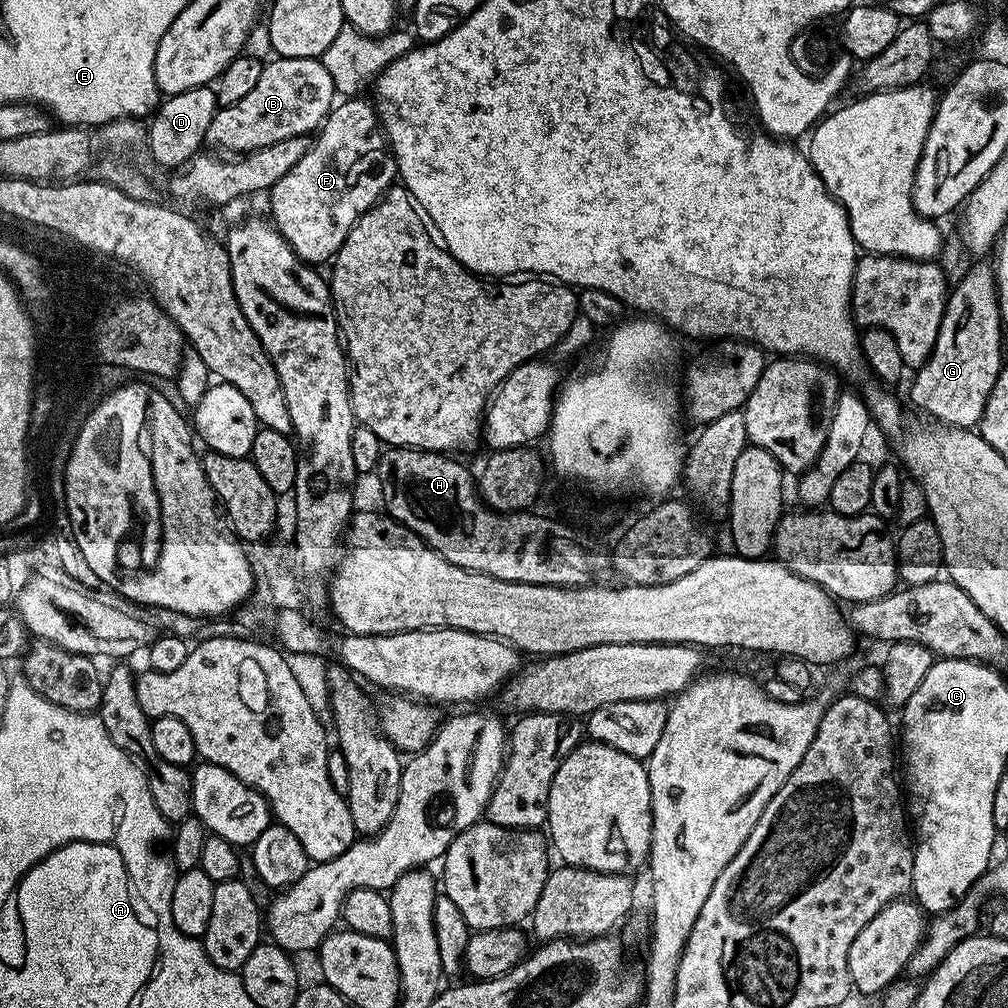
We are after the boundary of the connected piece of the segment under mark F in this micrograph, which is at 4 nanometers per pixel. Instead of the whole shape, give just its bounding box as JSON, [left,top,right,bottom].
[270,98,397,265]

